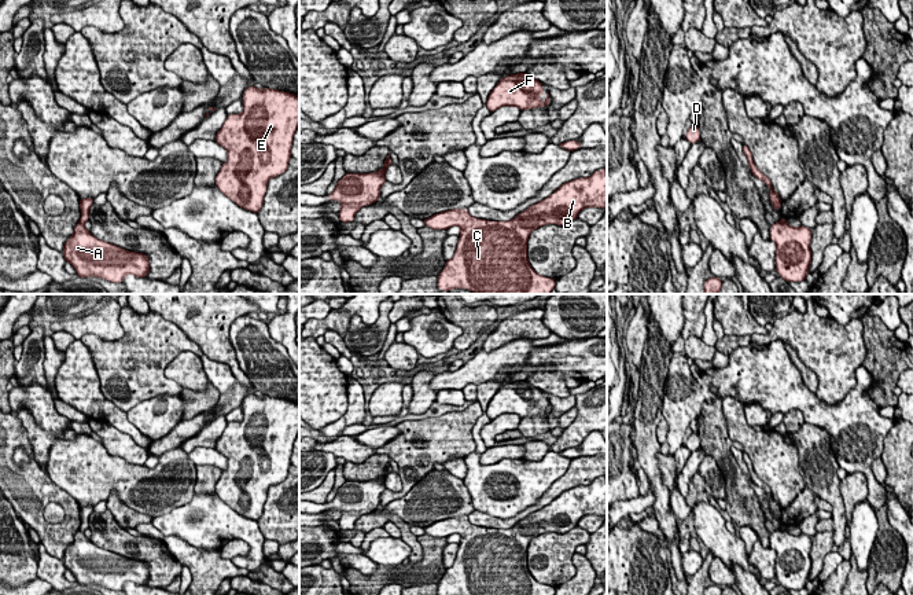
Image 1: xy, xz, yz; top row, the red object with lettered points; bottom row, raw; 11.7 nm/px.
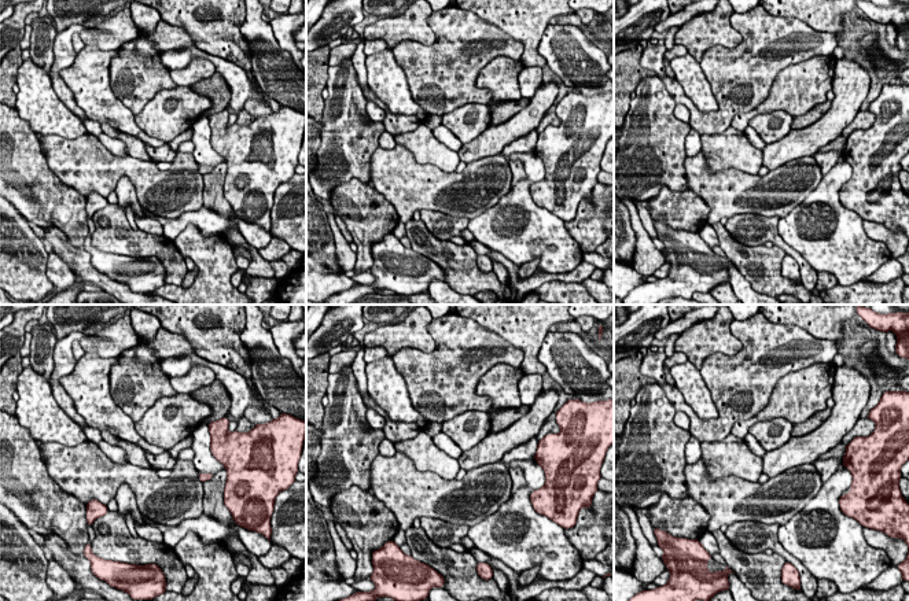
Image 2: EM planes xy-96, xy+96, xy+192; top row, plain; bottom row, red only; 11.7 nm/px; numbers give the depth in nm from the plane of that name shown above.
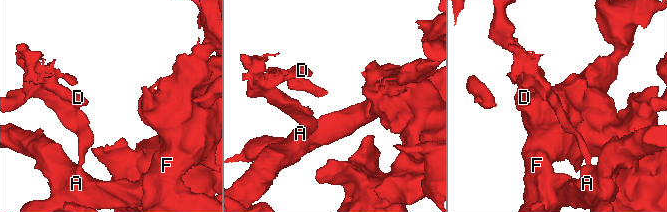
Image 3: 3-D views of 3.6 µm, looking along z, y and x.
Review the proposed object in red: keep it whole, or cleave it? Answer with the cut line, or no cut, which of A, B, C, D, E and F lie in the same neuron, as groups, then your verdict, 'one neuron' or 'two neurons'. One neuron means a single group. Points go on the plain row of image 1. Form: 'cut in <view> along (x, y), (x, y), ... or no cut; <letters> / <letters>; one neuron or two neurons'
cut in xy along (80, 529), (83, 532); A B C E F / D; two neurons

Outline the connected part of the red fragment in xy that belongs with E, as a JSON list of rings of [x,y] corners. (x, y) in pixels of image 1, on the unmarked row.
[[[255,393],[243,403],[243,419],[228,422],[216,448],[227,458],[228,469],[216,484],[217,496],[238,514],[258,521],[264,513],[268,489],[284,481],[291,466],[294,441],[299,433],[299,404]]]

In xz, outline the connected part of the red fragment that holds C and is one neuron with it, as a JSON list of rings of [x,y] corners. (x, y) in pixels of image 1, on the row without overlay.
[[[596,478],[590,485],[579,485],[562,492],[552,503],[531,513],[509,529],[490,529],[472,525],[468,517],[452,517],[426,528],[426,535],[448,537],[457,533],[460,547],[454,563],[446,568],[438,584],[438,595],[555,595],[556,588],[538,583],[527,568],[530,541],[546,532],[566,533],[585,515],[607,517],[607,478]]]

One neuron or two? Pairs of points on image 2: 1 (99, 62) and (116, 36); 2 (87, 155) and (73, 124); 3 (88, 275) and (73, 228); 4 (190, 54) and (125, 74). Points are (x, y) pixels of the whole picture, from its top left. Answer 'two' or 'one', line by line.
1: two
2: two
3: two
4: two

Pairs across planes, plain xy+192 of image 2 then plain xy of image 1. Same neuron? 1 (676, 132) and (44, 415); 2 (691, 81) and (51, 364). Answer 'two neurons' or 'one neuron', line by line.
1: two neurons
2: two neurons

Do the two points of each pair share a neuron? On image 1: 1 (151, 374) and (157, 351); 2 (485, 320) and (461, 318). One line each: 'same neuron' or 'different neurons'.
1: same neuron
2: same neuron

